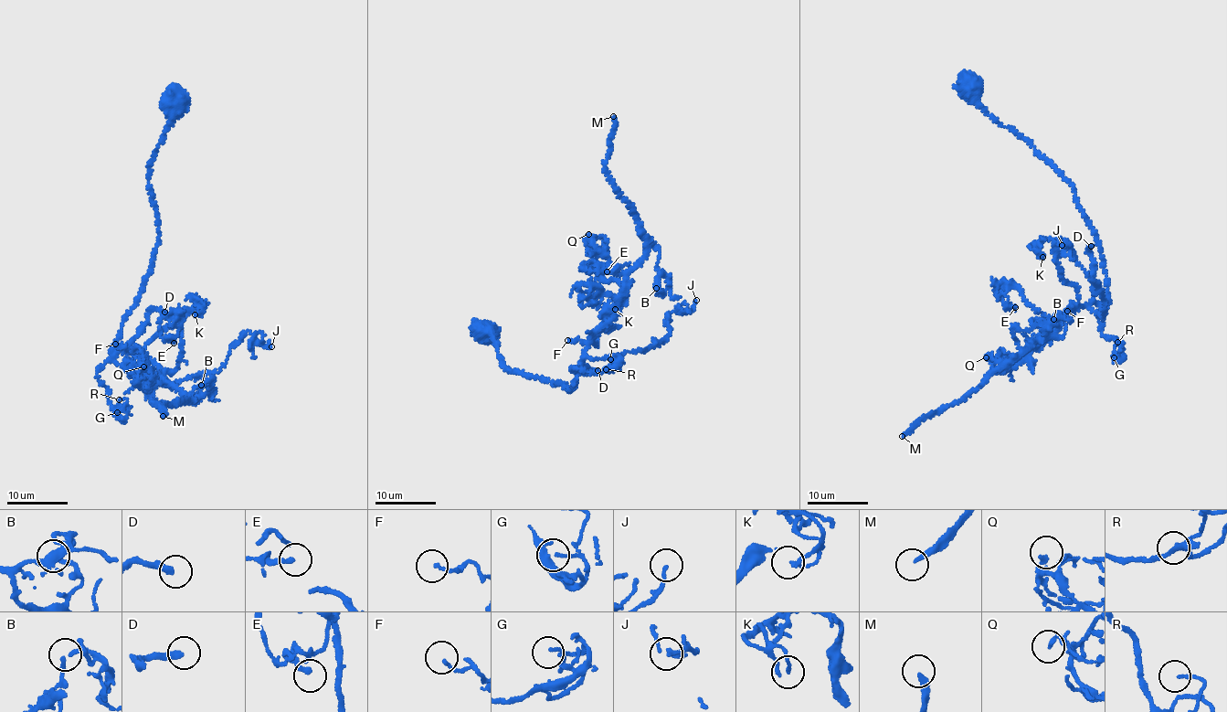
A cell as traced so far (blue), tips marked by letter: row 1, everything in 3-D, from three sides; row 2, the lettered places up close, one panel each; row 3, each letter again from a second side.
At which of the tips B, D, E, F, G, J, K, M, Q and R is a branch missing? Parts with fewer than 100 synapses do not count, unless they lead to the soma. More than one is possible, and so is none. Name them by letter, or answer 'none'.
M

